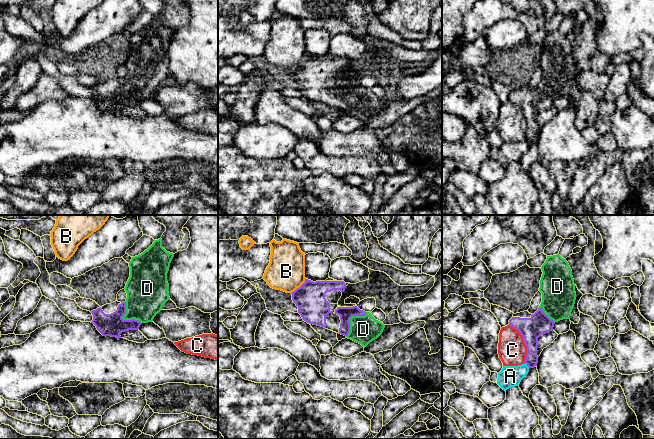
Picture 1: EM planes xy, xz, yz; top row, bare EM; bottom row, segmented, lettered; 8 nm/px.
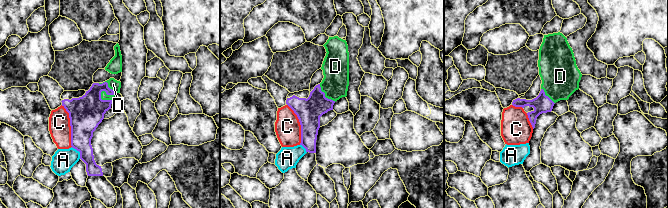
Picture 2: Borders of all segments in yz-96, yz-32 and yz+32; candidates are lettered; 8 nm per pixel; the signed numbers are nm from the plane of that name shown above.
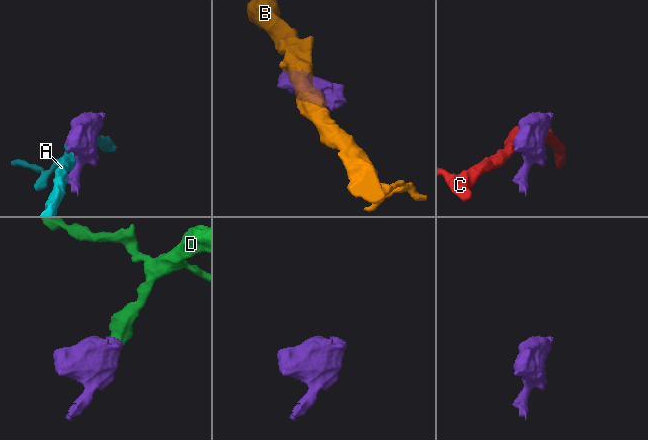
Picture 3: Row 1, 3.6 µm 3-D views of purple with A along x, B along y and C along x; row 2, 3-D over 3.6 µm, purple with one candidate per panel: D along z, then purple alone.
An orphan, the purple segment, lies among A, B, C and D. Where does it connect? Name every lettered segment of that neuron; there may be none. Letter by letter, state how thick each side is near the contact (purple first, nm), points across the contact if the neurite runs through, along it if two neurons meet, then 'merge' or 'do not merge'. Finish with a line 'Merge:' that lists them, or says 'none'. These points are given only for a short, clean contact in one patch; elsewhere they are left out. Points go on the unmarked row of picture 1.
A: 140 nm thick on the purple side, 180 nm on the other; do not merge
B: 240 nm thick on the purple side, 300 nm on the other; do not merge
C: 180 nm thick on the purple side, 220 nm on the other; do not merge
D: 180 nm thick on the purple side, 300 nm on the other; runs through xy (113, 101), (122, 95), (145, 74); merge
Merge: D

